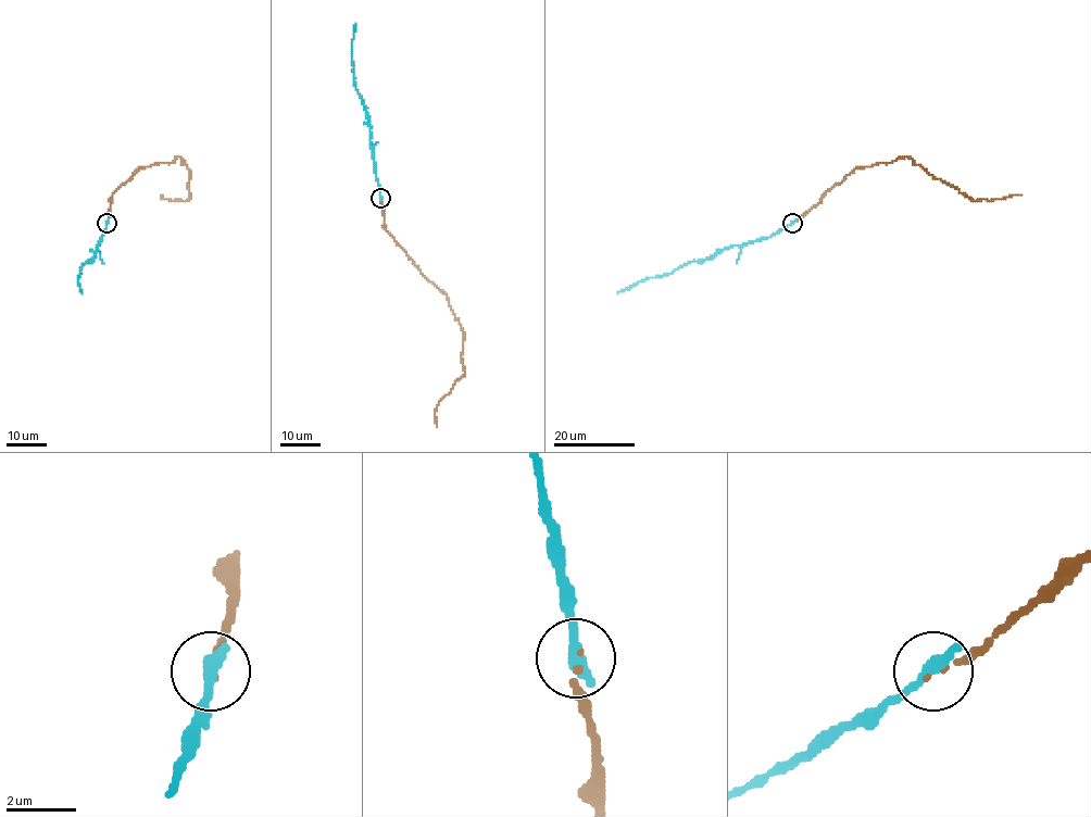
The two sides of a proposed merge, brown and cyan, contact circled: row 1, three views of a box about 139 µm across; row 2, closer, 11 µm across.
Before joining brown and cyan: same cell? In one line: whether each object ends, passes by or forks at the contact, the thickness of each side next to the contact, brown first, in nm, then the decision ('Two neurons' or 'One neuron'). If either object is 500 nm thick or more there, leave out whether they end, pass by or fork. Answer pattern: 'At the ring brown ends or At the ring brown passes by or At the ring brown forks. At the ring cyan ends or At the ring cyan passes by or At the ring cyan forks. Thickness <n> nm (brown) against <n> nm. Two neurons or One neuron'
At the ring brown ends. At the ring cyan ends. Thickness 140 nm (brown) against 440 nm. One neuron

